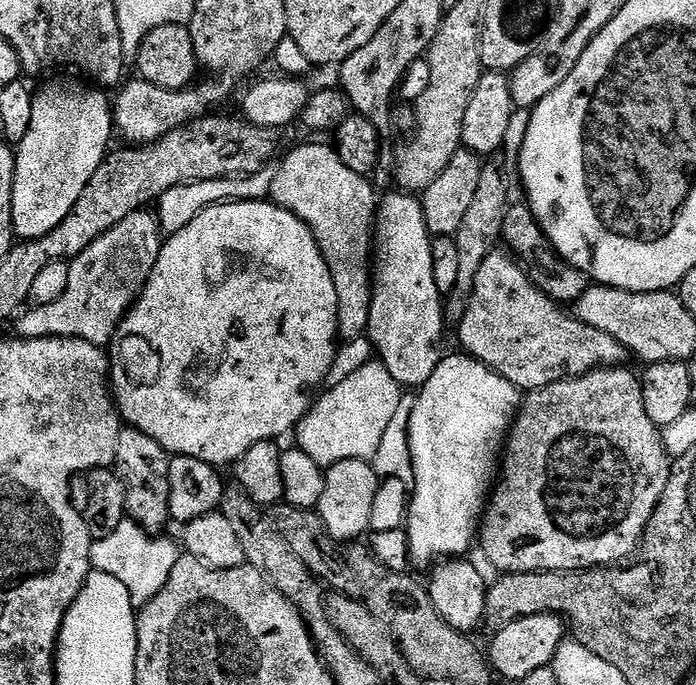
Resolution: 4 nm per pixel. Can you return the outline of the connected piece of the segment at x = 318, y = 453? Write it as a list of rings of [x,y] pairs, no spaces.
[[[381,362],[364,364],[344,376],[324,397],[317,399],[294,429],[295,447],[301,448],[322,469],[347,460],[371,461],[397,413],[402,387]]]

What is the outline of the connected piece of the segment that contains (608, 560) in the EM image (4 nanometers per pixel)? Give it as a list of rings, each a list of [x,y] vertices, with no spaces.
[[[628,366],[595,368],[573,380],[559,380],[545,388],[537,388],[523,397],[519,412],[512,422],[506,447],[502,452],[502,471],[494,484],[494,491],[484,509],[484,518],[478,533],[478,546],[494,562],[497,573],[510,572],[582,572],[593,568],[619,565],[637,547],[641,547],[644,533],[648,530],[654,510],[666,490],[666,482],[672,473],[673,461],[669,459],[661,429],[646,414],[646,402],[642,402],[641,377]]]

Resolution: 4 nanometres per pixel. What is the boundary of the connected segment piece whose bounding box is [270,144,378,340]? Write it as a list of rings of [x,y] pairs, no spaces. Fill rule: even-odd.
[[[304,144],[296,148],[284,161],[279,161],[280,169],[275,169],[272,177],[270,199],[279,208],[290,210],[314,234],[320,247],[322,258],[334,278],[334,290],[338,290],[338,318],[340,319],[339,335],[348,340],[356,340],[365,335],[370,318],[373,261],[374,261],[374,229],[378,193],[372,189],[372,180],[366,176],[354,174],[346,162],[336,152],[335,147],[324,144]]]

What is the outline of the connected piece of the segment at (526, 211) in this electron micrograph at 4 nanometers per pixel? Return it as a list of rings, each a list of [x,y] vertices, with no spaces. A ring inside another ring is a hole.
[[[509,203],[506,210],[506,218],[502,222],[502,240],[506,245],[507,251],[522,262],[529,276],[532,277],[534,286],[542,290],[552,300],[561,306],[570,306],[590,287],[588,275],[566,262],[556,253],[556,249],[548,243],[548,237],[540,229],[540,223],[527,203]]]

